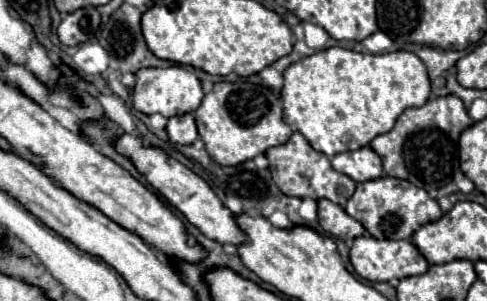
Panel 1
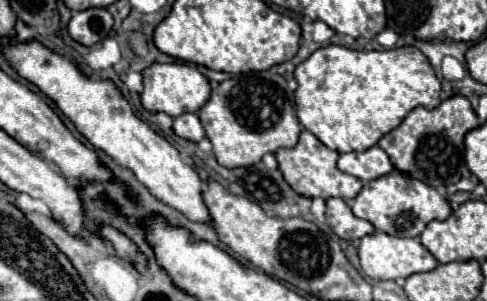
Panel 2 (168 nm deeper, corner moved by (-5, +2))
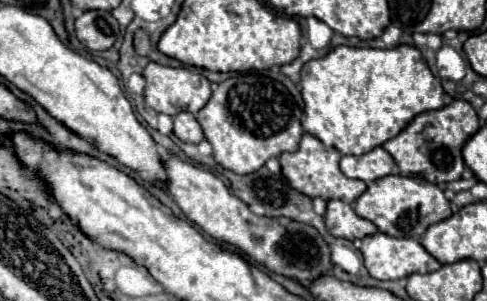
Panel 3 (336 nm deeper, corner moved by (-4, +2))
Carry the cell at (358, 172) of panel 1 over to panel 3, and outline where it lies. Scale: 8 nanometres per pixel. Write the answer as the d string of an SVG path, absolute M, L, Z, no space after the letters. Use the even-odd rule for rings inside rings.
M382 147L372 149L370 153L364 153L360 157L356 155L344 155L340 161L340 169L346 177L362 179L366 183L386 177L396 171L396 163L390 153L386 153Z

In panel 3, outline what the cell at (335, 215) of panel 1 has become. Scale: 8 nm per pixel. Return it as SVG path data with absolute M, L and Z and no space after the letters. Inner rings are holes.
M338 199L328 201L328 211L324 219L326 219L326 229L330 235L350 241L364 239L378 231L372 221L358 217L356 211L348 203L338 201Z

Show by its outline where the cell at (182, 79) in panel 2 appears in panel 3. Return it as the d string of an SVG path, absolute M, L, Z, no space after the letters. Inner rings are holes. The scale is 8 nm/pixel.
M148 63L144 69L144 79L146 79L146 105L154 109L156 113L166 113L166 115L176 115L180 111L190 111L196 113L200 111L208 99L210 99L210 81L200 75L197 68L193 66L164 67L158 63Z

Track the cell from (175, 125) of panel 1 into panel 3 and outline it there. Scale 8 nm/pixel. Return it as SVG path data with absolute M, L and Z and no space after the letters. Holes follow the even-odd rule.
M188 111L174 115L174 135L184 143L200 143L204 139L200 123Z

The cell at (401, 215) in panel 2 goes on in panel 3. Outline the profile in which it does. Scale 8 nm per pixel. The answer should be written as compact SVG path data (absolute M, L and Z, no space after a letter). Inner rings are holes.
M386 175L368 185L368 189L352 203L354 211L372 221L382 233L392 237L422 237L424 231L450 217L450 201L444 197L444 191L426 181L424 177L404 177L404 175Z

